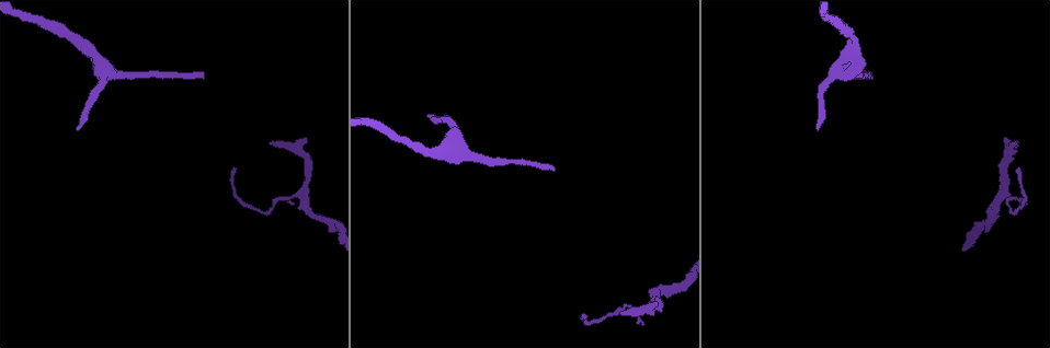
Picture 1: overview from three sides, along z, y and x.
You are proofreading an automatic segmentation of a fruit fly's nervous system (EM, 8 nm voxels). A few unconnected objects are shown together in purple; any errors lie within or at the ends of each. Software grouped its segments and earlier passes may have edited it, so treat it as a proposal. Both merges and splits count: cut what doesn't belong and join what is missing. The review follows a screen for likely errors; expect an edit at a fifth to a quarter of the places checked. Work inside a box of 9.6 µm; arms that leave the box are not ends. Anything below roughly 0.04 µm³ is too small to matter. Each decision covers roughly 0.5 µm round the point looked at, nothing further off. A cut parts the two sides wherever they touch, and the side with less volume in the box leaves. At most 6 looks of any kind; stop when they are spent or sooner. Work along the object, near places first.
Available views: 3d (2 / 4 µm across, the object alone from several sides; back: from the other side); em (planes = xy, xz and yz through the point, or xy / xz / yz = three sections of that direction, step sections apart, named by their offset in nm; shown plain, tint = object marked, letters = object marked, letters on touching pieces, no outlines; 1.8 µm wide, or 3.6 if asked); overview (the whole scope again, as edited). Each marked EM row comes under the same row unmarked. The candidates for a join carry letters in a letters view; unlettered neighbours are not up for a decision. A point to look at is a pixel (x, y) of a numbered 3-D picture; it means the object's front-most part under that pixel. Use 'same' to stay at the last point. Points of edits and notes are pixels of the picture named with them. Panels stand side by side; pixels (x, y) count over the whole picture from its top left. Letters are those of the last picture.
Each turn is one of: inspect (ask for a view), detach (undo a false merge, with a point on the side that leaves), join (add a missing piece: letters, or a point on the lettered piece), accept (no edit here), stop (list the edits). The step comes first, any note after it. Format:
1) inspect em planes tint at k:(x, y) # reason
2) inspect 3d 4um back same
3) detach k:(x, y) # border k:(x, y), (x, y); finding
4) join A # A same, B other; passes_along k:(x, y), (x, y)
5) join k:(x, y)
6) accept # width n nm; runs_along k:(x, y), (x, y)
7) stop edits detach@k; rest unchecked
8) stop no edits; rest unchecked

inspect em xz step 8 tint at 1:(459, 148) # thick turns thin

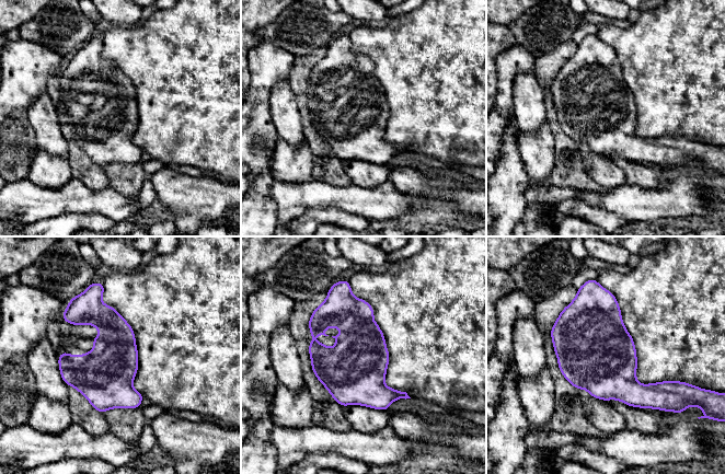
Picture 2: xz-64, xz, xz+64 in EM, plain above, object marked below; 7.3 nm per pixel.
inspect em planes letters same # cut it another way

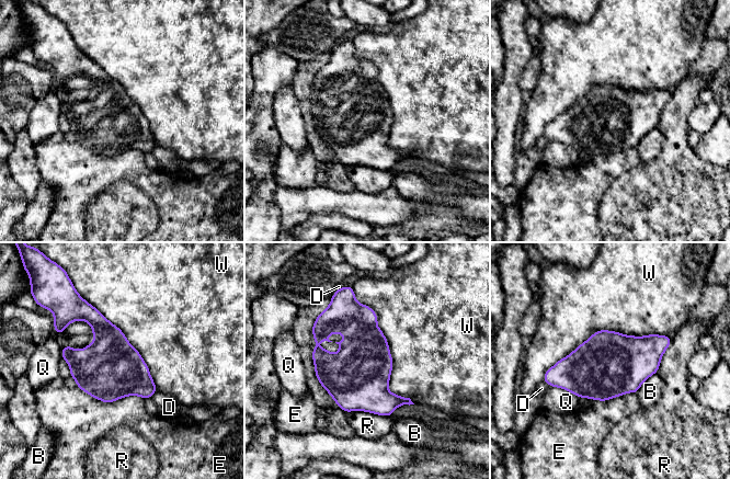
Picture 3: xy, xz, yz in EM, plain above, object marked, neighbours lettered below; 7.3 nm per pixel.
accept # longest_contact W 950 nm; B other, D other, E other, Q other, R other, W other; border 3:(353, 291), (414, 403); continuous, no second neuron

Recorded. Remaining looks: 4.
inspect 3d 4um at 1:(426, 116) # tapers out

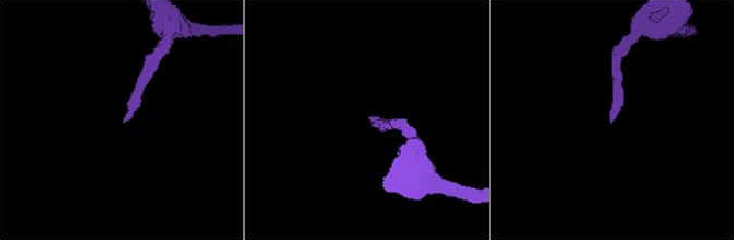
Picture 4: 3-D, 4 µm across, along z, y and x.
inspect em 3.6um planes letters at 4:(609, 119)

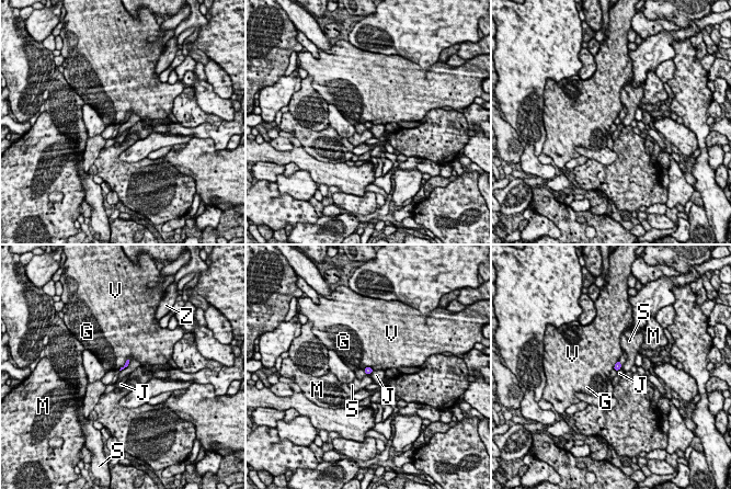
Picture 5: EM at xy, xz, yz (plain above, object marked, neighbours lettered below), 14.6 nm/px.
accept # G other, J other, M other, S other, V other, Z other; border 5:(129, 357), (118, 370); no lettered piece goes on from it

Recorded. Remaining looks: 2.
inspect em planes letters at 1:(623, 313) # free end

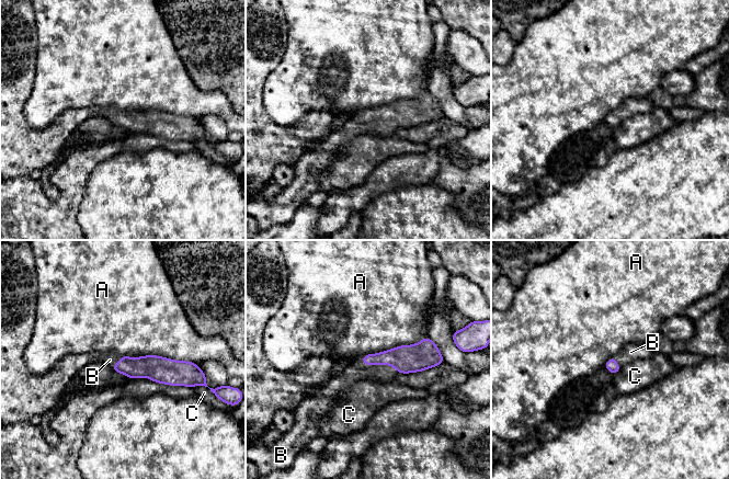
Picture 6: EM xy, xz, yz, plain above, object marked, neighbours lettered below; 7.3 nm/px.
join 6:(355, 372) # A other, B same, C other; passes_along 6:(406, 358), (377, 364), (355, 372); the neuron continues

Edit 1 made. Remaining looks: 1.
stop edits join@6; rest unchecked

